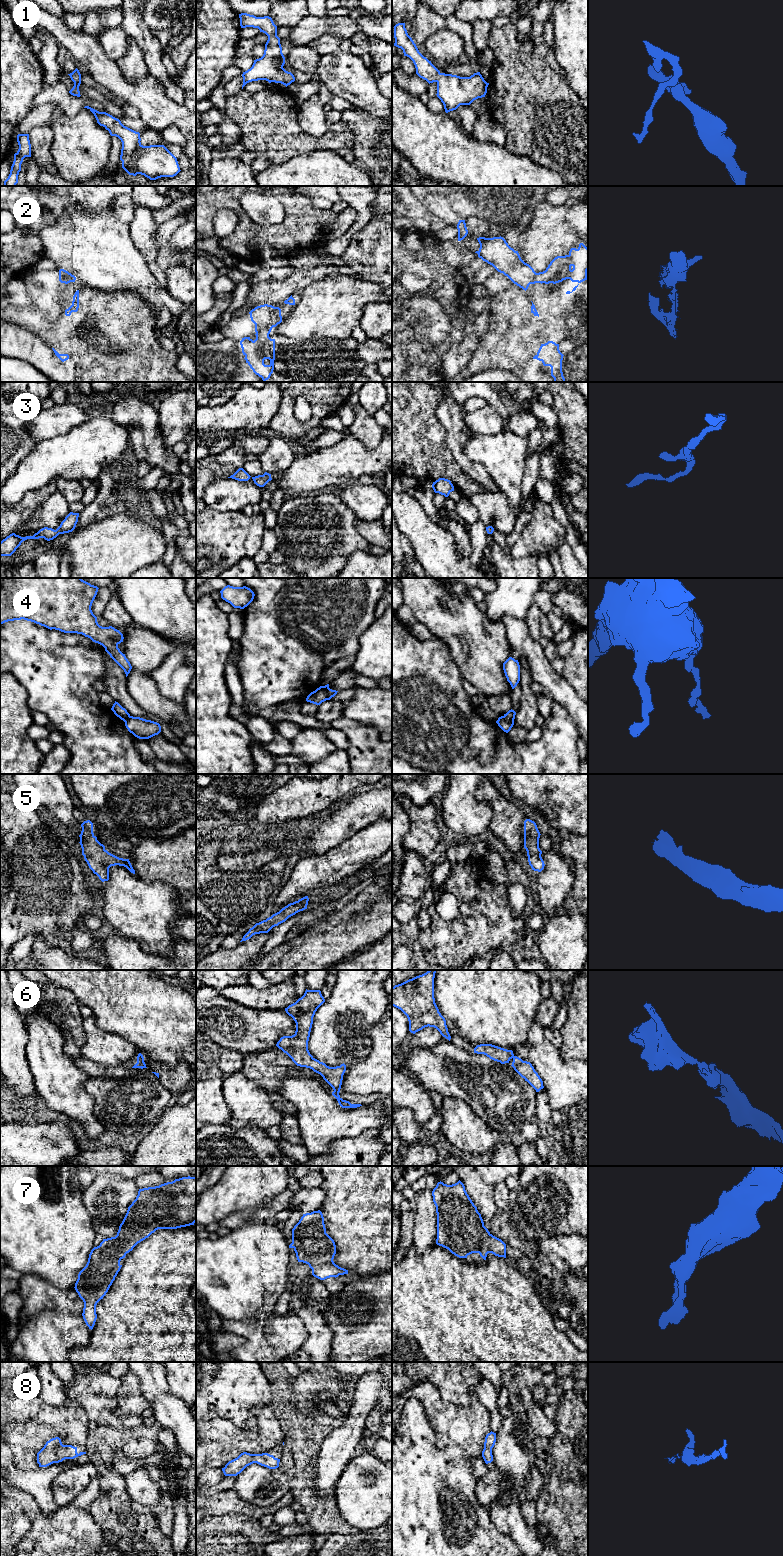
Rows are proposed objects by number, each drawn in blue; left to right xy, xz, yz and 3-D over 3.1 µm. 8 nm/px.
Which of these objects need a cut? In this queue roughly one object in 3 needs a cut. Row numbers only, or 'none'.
4, 6

